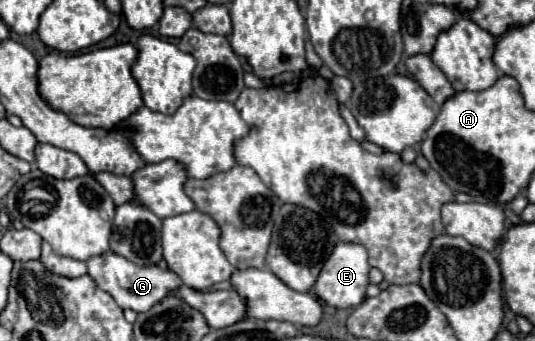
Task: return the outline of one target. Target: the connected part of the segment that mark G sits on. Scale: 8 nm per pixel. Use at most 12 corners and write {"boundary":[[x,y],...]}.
{"boundary":[[111,252],[89,258],[89,276],[121,308],[151,310],[183,286],[157,264]]}

